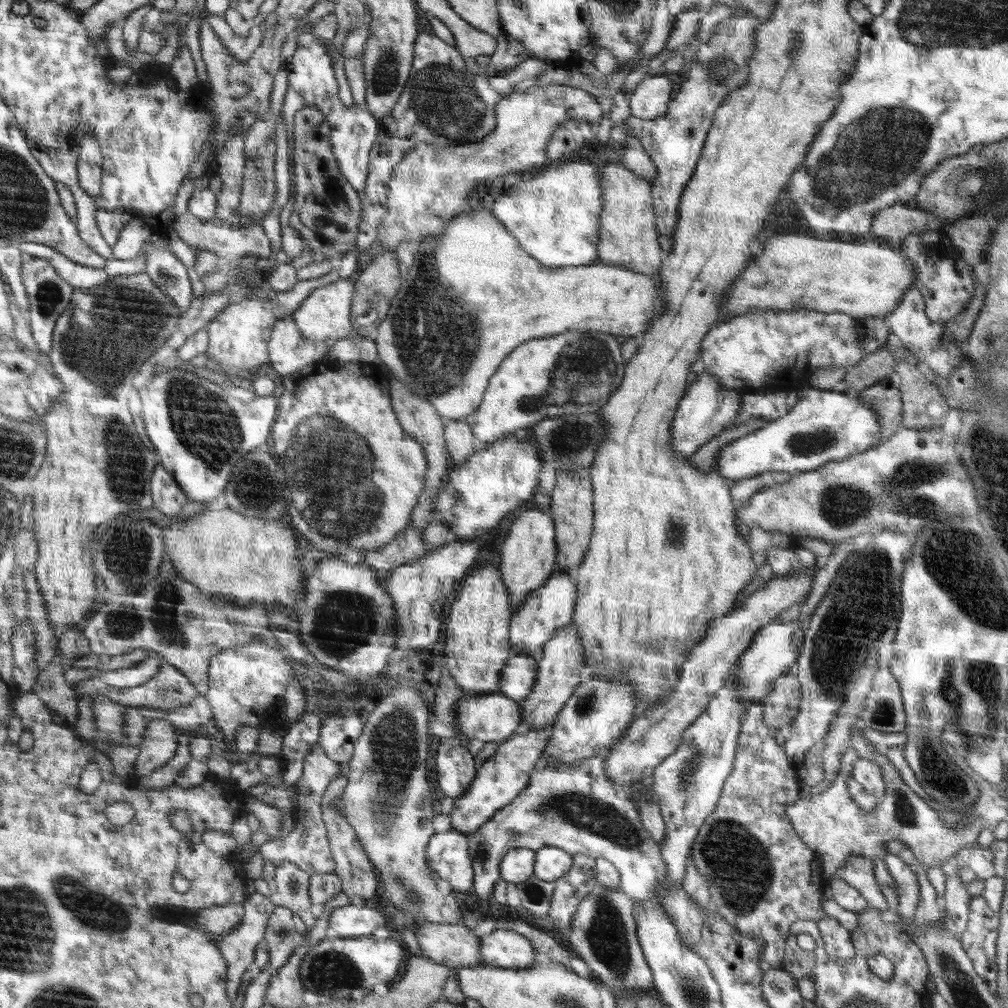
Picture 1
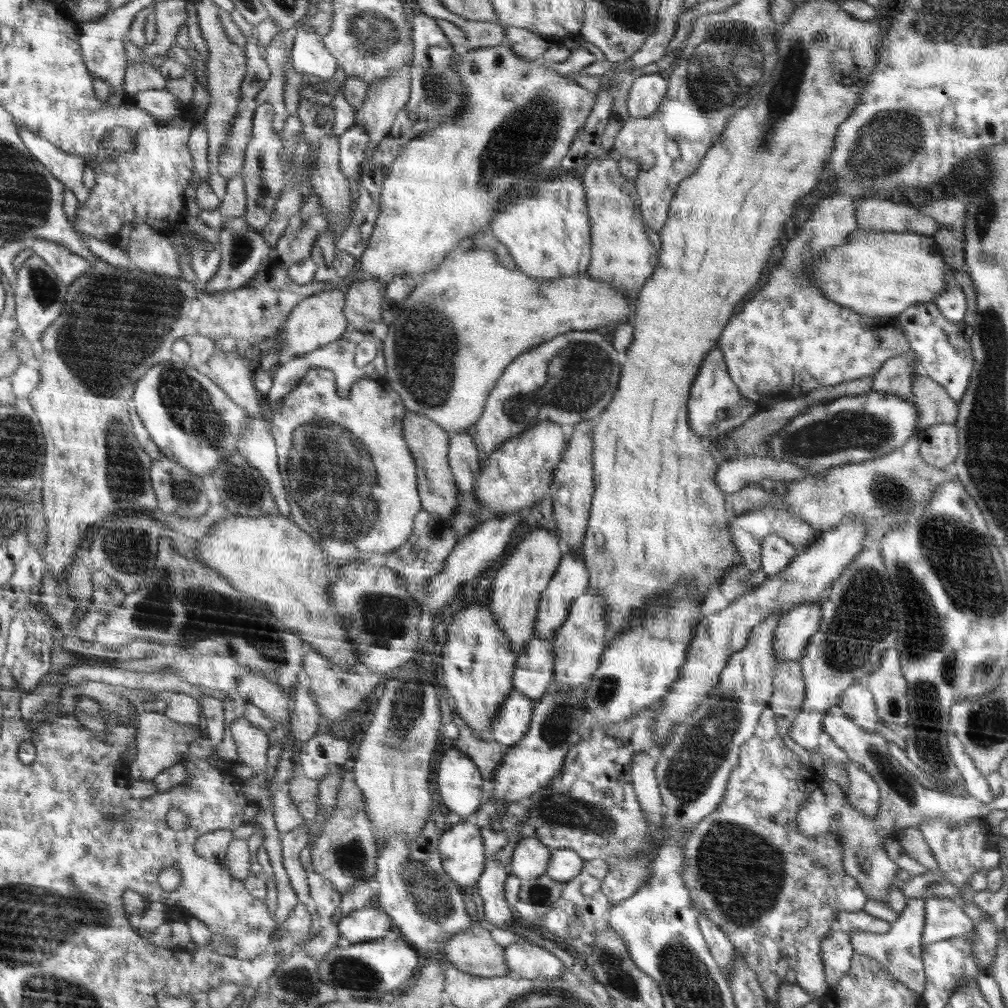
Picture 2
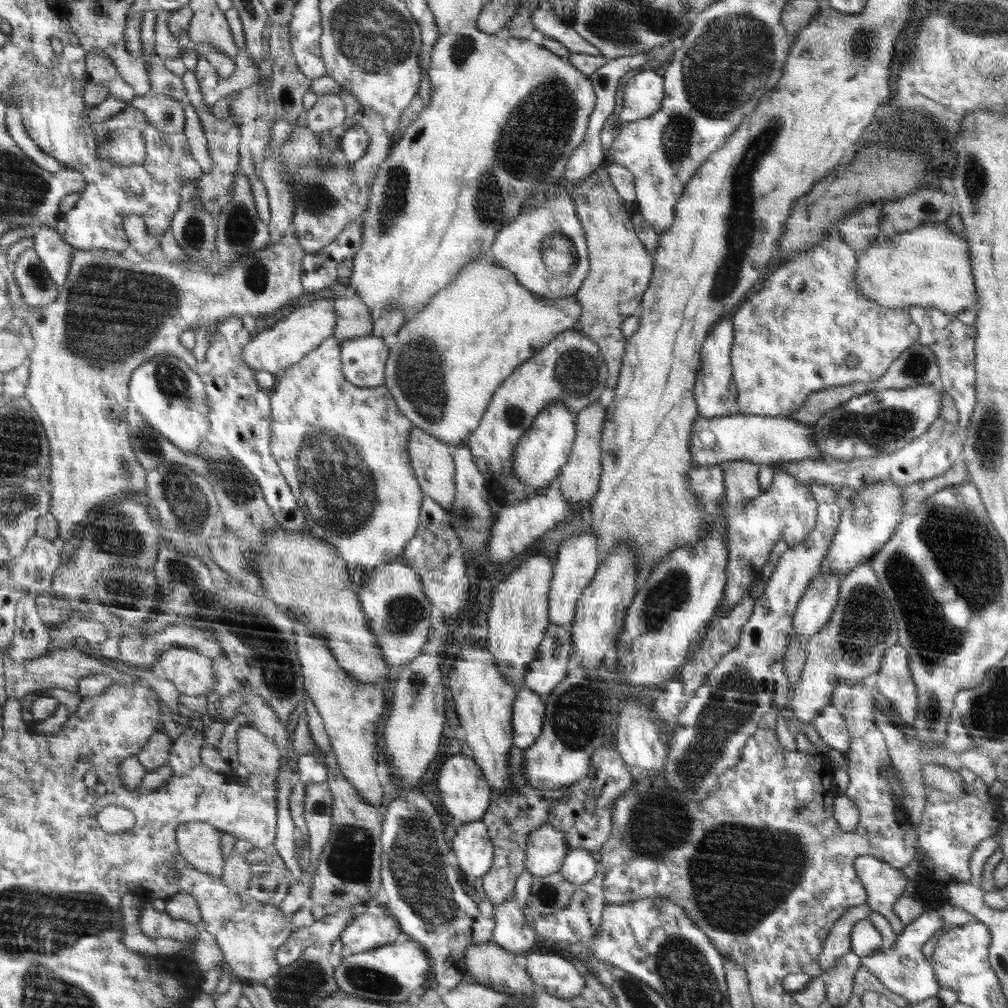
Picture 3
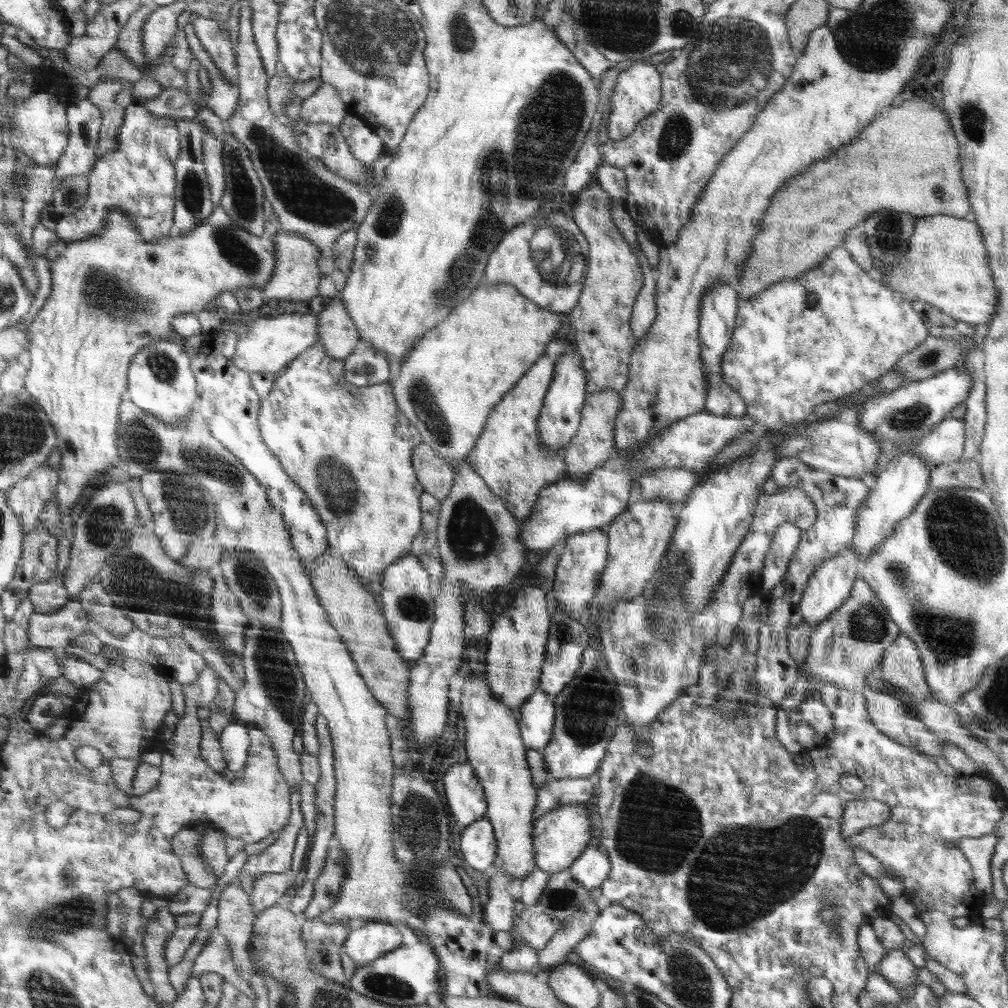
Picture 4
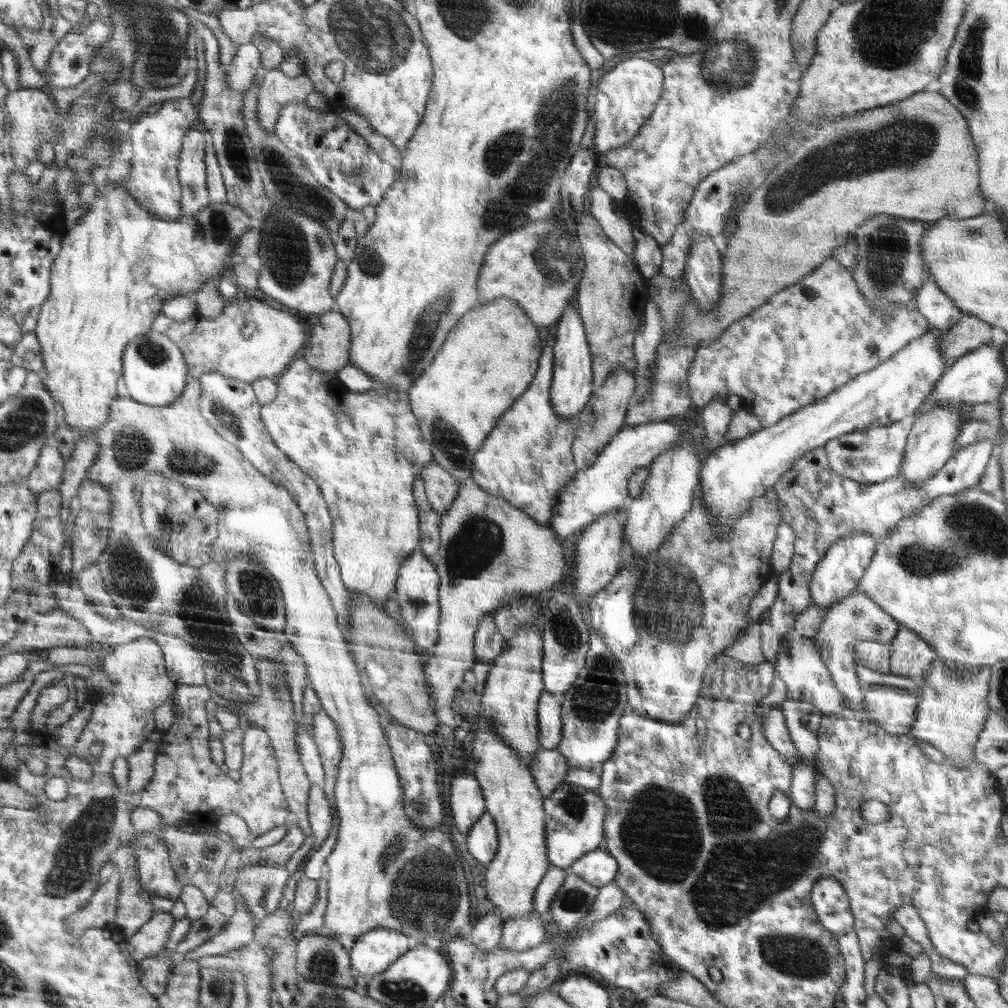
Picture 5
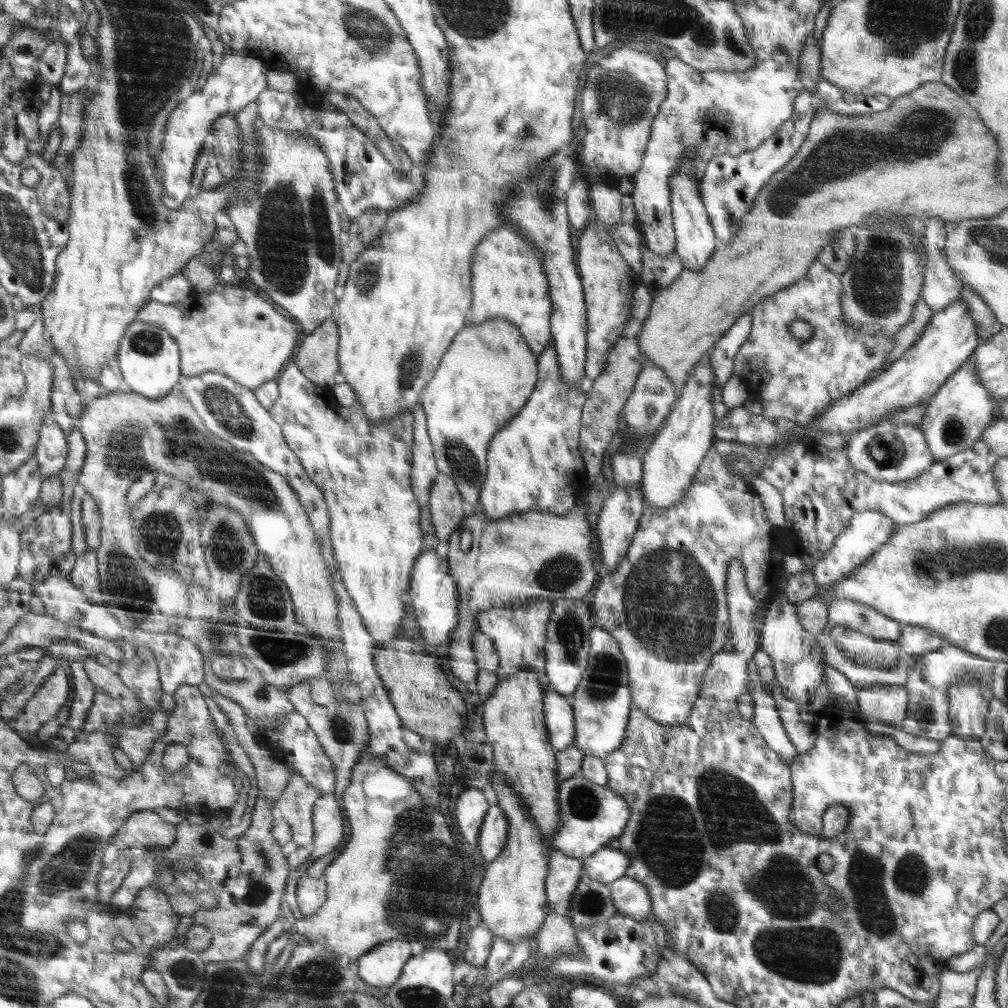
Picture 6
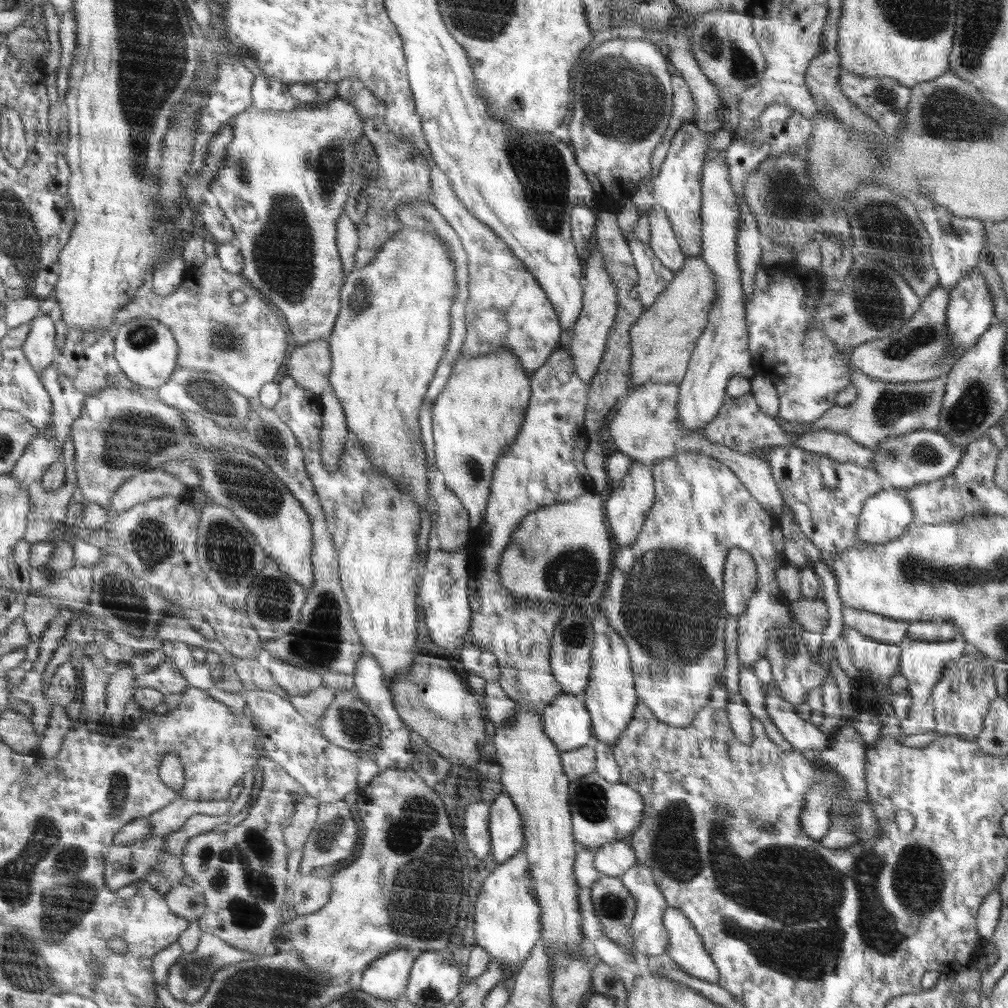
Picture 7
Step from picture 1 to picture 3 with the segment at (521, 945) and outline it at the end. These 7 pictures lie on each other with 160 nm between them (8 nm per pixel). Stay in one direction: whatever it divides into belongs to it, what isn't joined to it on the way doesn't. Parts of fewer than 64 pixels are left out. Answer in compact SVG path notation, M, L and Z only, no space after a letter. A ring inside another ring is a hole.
M538 948L526 956L526 971L536 986L547 989L548 994L571 999L580 994L586 980L578 970L562 956Z

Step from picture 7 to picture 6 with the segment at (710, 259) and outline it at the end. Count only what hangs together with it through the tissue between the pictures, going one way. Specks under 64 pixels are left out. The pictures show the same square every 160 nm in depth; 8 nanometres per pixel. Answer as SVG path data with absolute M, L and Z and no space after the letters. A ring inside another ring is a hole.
M706 355L694 366L672 406L673 411L666 417L662 428L654 434L643 456L641 484L647 504L645 508L649 505L662 509L678 504L684 497L684 491L691 486L706 453L713 446L715 420L712 393L715 376L709 359L710 356Z

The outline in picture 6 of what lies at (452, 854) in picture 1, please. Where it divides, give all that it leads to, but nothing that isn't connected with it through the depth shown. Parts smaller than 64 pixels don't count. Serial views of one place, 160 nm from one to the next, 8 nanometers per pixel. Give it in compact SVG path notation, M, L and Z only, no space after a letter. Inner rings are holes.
M492 804L483 818L483 827L476 844L477 850L484 856L488 864L496 860L503 852L510 831L511 823L507 820L507 815L497 804Z

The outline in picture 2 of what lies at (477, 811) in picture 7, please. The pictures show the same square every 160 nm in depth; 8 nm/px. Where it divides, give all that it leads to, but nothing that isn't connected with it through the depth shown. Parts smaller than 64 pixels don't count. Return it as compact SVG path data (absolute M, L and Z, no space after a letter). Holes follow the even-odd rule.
M454 746L446 749L438 768L438 790L449 810L460 816L478 811L484 780L474 760Z

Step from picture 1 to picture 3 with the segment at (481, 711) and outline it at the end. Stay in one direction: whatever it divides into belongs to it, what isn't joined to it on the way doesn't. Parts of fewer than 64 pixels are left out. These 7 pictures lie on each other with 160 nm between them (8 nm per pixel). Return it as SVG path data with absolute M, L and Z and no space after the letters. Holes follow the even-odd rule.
M522 686L515 699L512 724L515 728L514 744L527 749L539 740L543 733L544 718L547 717L545 697Z

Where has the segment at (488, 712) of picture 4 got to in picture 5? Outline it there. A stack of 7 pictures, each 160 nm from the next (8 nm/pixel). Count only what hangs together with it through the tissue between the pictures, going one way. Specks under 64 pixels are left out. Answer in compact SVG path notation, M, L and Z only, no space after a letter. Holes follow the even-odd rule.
M485 720L486 726L478 726L476 728L476 738L472 743L472 755L474 756L474 765L476 765L475 777L479 781L479 785L483 789L483 794L486 796L486 812L492 815L494 818L496 827L499 832L499 848L498 852L495 854L494 860L490 861L485 867L487 868L486 872L486 890L487 890L487 898L494 902L494 906L496 906L496 910L498 912L502 912L499 917L504 921L509 921L510 919L515 919L518 917L523 917L524 915L530 915L535 910L534 898L535 898L535 890L538 888L539 884L542 882L544 876L547 874L547 870L550 868L551 863L548 862L547 859L547 823L546 823L546 811L543 809L543 801L544 796L541 794L539 787L535 782L535 778L532 776L530 769L520 760L516 758L516 754L514 754L514 749L503 740L498 738L498 734L489 727L488 722Z

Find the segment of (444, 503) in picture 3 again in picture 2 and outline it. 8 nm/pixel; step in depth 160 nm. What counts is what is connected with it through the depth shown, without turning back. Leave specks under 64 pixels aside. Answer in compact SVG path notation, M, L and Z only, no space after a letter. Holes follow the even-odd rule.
M406 410L403 418L403 434L418 463L418 490L423 509L438 516L452 514L458 490L448 466L448 434L431 418L411 410Z

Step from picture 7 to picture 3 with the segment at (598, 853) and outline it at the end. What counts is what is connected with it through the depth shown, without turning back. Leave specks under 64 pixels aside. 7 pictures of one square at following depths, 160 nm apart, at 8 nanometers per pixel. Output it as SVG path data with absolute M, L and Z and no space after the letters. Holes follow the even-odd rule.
M570 849L559 873L575 885L591 881L600 869L598 857L589 850Z

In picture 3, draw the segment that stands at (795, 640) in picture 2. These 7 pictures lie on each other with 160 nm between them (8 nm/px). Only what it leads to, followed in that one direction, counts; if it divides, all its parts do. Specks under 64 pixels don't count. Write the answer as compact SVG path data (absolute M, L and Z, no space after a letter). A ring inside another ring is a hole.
M832 572L818 573L793 614L794 633L811 637L830 620L839 601L841 580Z

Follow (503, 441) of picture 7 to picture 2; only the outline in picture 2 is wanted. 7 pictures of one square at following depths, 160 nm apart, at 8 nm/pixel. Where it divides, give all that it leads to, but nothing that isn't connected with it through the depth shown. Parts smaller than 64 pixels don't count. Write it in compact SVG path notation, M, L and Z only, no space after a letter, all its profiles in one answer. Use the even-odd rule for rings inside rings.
M488 229L476 233L474 238L464 238L464 242L444 259L442 266L424 274L414 291L405 298L404 310L389 326L383 340L386 369L383 381L401 396L406 410L426 415L449 432L466 432L479 420L487 396L509 362L530 348L571 331L596 331L609 324L618 327L633 322L633 313L633 304L620 291L606 282L592 280L588 273L554 282L530 278L523 270L518 270L507 248Z

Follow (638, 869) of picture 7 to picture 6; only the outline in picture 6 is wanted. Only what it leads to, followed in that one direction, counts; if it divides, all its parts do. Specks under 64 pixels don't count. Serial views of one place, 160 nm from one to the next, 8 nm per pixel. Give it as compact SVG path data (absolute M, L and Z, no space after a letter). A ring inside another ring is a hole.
M625 874L618 881L609 883L611 886L610 898L618 904L617 912L630 915L637 921L651 924L651 898L647 888L631 876Z

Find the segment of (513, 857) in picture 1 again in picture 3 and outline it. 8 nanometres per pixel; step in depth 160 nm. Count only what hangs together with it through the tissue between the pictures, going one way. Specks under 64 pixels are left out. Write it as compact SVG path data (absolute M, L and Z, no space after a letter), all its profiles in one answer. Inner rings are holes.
M544 824L529 836L524 868L534 877L554 874L562 868L569 850L564 833Z

